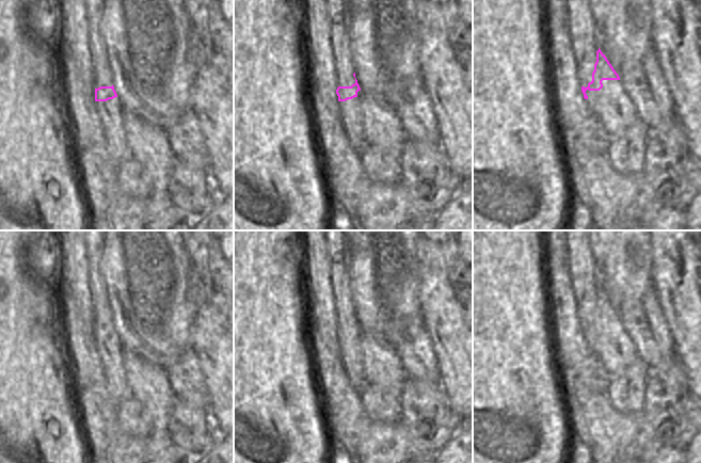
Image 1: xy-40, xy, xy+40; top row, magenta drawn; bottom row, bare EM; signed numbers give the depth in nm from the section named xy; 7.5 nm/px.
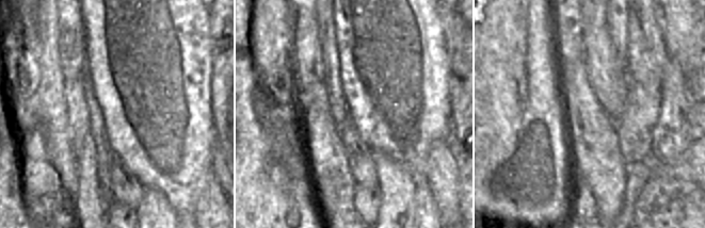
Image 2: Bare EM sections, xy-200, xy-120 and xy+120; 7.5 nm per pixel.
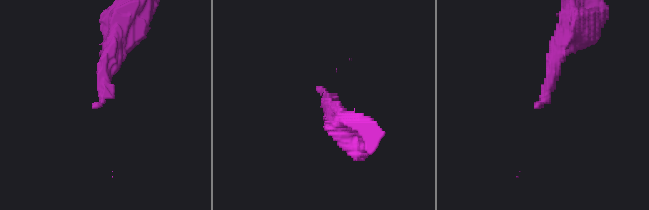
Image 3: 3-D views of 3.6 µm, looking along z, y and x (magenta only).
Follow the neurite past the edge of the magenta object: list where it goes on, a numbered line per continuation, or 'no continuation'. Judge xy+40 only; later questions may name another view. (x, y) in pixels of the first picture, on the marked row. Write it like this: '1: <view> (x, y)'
1: xy+40 (616, 111)

